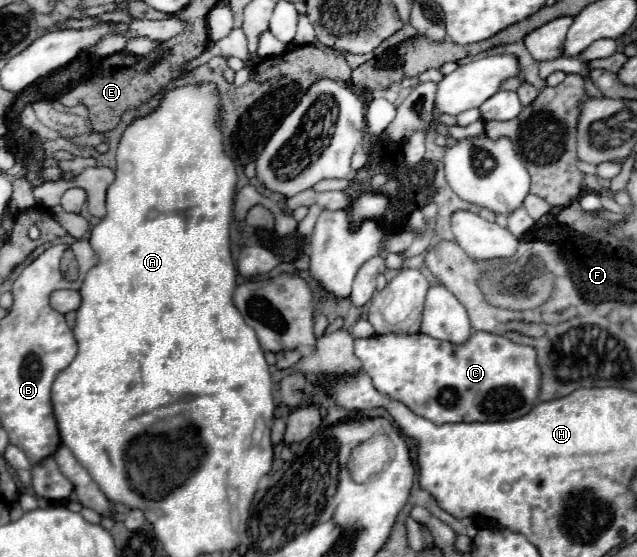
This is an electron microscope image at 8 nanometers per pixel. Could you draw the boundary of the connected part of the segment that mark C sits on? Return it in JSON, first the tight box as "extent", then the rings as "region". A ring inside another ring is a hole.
{"extent":[356,332,542,424],"region":[[[474,332],[464,344],[436,340],[428,334],[372,336],[356,340],[356,356],[378,392],[400,400],[434,424],[526,416],[538,402],[542,384],[536,350],[490,332]]]}

